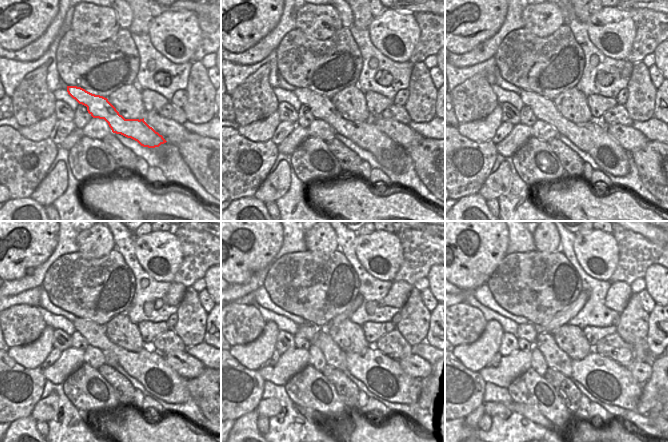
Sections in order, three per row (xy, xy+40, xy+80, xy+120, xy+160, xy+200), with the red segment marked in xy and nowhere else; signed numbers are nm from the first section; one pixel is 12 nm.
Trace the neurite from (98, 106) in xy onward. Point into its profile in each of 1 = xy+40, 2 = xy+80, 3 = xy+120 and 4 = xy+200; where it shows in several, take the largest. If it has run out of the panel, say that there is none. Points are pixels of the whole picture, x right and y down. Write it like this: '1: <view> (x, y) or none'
1: xy+40 (366, 135)
2: xy+80 (591, 137)
3: xy+120 (148, 366)
4: xy+200 (605, 379)

